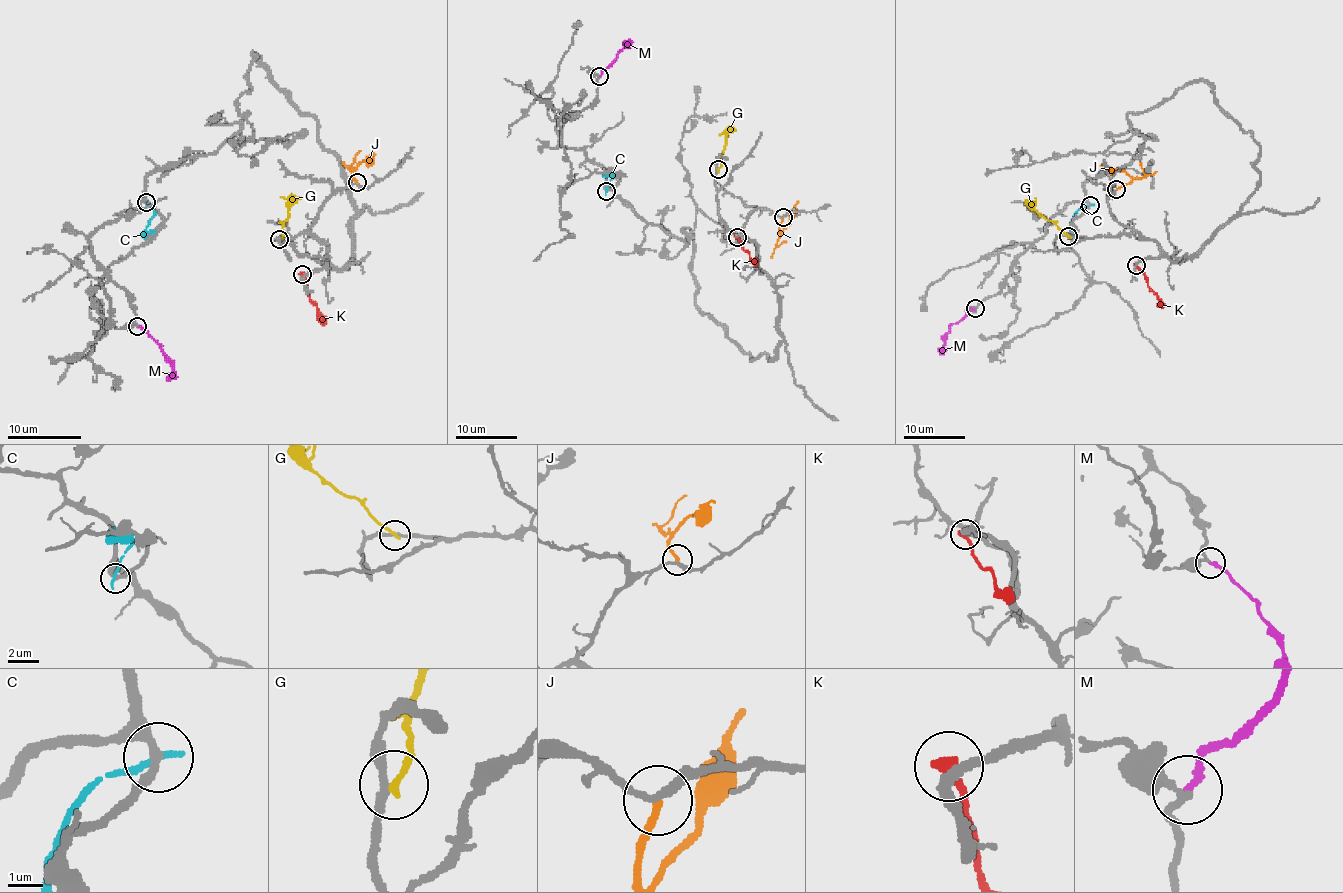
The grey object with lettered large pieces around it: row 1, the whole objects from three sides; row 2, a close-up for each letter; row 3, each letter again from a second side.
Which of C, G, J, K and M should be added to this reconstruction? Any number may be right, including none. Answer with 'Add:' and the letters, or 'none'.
Add: M

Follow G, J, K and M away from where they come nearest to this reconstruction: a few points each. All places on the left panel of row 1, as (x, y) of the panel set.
G: (280, 239), (287, 208), (296, 197)
J: (357, 182), (353, 171), (375, 154)
K: (302, 274), (309, 299), (317, 307), (318, 320), (324, 325)
M: (137, 325), (157, 342), (172, 367), (172, 375), (166, 380)

